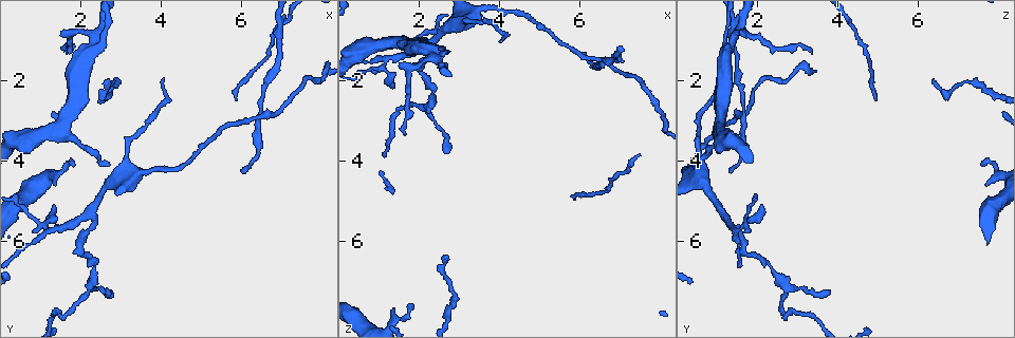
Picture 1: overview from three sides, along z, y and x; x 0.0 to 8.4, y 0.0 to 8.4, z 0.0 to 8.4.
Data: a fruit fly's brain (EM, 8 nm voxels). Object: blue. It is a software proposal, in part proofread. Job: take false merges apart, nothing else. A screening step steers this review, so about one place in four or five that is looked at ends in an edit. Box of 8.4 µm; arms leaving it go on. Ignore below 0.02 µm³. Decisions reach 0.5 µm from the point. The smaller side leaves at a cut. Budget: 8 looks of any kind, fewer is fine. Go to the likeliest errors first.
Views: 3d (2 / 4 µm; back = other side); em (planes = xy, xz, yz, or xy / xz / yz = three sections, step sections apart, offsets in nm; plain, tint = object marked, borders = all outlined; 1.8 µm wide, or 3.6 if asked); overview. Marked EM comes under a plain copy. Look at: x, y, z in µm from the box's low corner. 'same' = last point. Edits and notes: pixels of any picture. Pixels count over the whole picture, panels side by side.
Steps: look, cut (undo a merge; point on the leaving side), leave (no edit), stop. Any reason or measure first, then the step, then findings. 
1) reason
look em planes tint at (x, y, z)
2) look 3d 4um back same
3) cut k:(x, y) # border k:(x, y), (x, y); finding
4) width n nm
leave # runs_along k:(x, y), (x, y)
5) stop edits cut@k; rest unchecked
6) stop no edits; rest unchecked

thin arm on a thick one
look 3d 4um at (2.35, 1.00, 1.35)

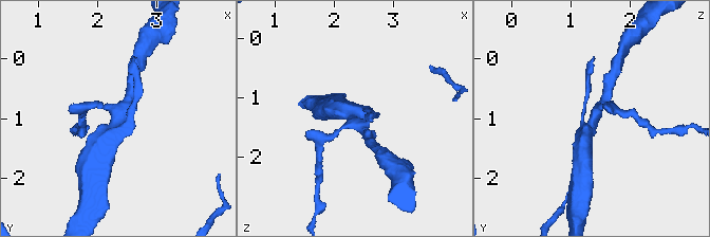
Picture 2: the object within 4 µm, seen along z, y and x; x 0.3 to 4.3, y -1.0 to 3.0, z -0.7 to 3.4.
need the tissue
look em yz step 4 borders at (2.35, 0.90, 1.40)

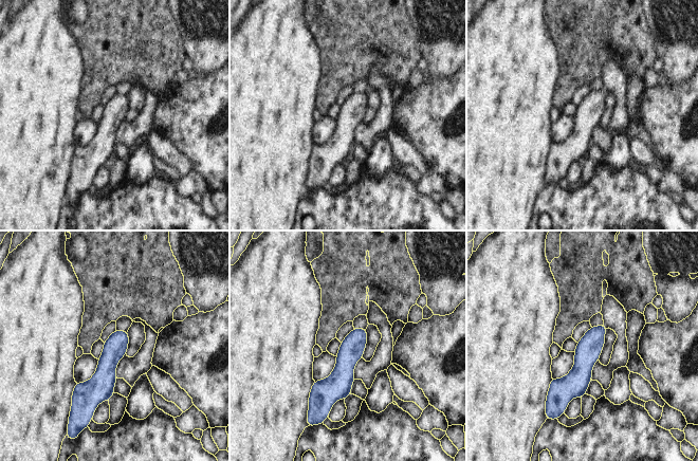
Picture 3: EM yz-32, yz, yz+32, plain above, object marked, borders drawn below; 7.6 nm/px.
leave # runs_along 3:(603, 328), (561, 407); one cell here

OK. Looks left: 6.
sharp bend
look em xz step 8 borders at (1.40, 5.65, 1.35)

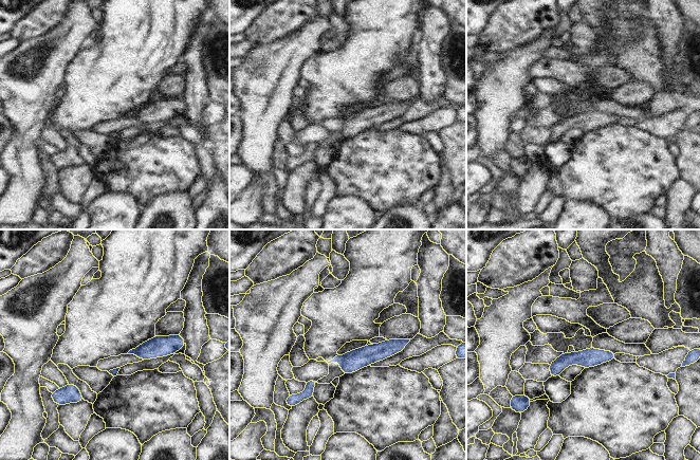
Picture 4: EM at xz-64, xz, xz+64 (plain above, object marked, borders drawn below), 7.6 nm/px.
leave # runs_along 4:(404, 342), (356, 360), (336, 360); continuous, no second cell

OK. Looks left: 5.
a narrow waist
look em planes borders at (7.00, 1.20, 1.50)

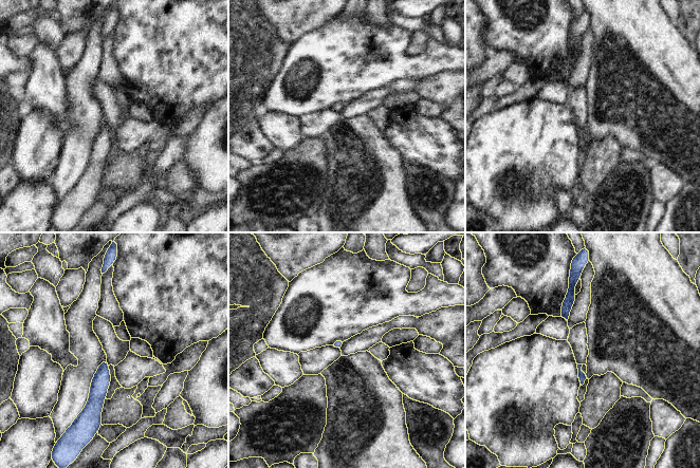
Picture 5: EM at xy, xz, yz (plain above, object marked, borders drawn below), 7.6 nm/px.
leave # runs_along 5:(105, 362), (97, 394), (98, 413); one cell here

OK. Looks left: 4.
stop no edits; rest unchecked

